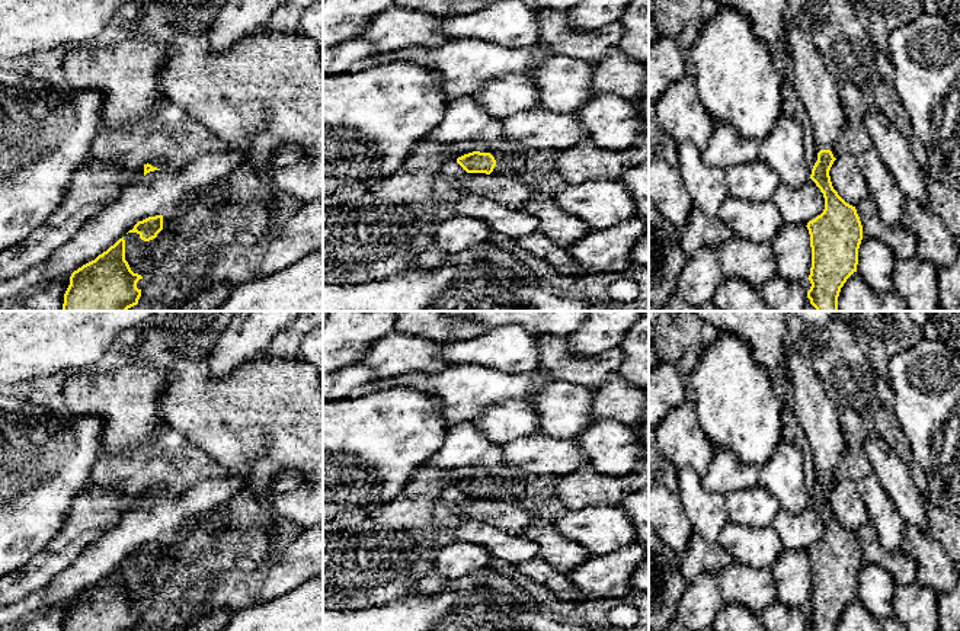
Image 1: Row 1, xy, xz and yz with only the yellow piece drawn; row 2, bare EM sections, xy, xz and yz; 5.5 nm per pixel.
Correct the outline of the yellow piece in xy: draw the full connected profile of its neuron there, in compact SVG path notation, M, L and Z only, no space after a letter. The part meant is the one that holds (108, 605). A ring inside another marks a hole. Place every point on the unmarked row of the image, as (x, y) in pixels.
M122 563L95 586L71 599L63 631L137 631L141 622L141 615L137 614L140 605L143 602L134 599L125 586L125 566Z

